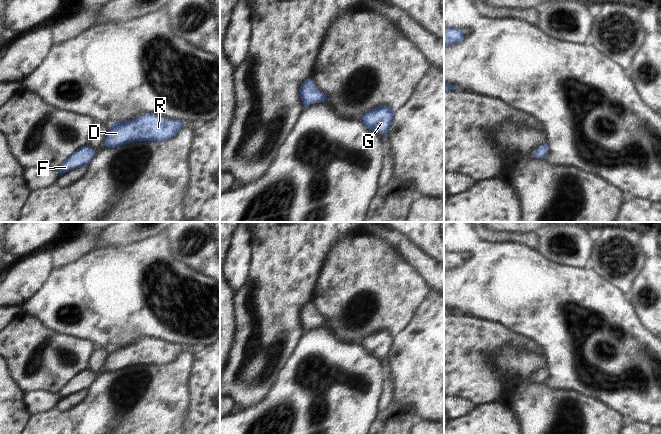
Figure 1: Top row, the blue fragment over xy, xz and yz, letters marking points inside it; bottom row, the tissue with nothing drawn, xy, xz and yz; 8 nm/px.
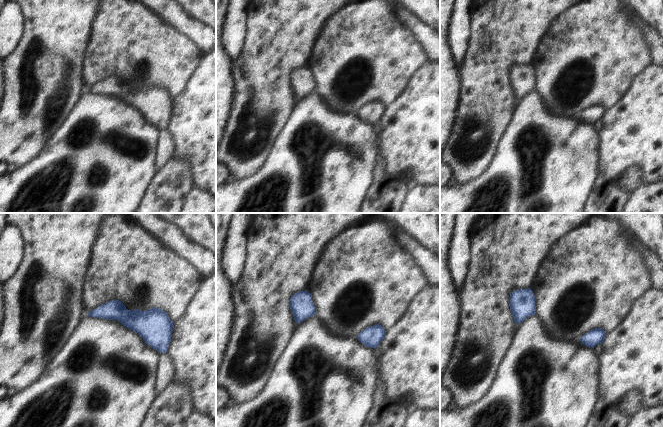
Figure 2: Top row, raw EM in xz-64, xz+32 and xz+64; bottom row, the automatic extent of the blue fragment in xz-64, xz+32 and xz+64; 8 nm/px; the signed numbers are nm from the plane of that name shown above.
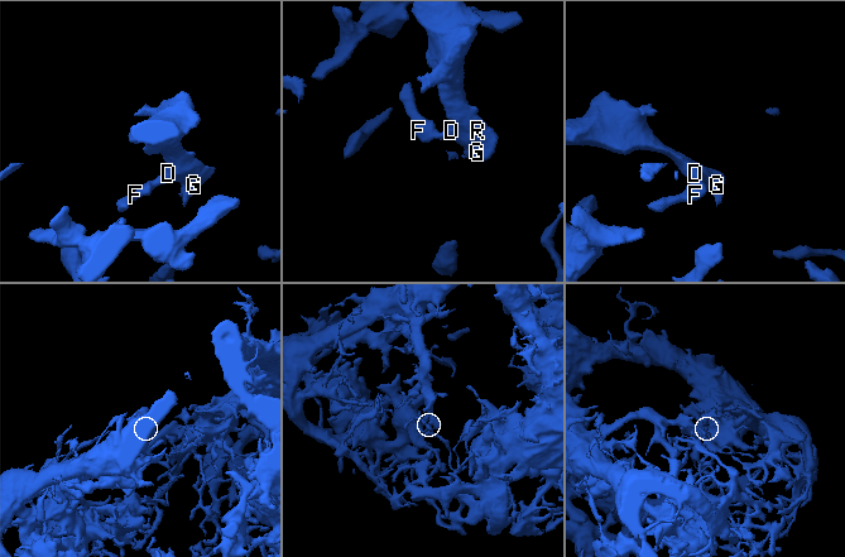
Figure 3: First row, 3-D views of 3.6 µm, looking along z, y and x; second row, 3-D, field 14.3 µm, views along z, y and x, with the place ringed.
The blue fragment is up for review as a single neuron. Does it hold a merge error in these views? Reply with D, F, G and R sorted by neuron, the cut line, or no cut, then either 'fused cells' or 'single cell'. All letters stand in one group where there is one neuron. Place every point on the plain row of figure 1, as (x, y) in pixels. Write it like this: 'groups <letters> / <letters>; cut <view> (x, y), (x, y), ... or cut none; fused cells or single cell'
groups D F G R; cut none; single cell

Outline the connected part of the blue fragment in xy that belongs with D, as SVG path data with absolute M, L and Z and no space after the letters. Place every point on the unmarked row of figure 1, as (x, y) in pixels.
M144 338L133 344L112 347L104 364L106 371L115 372L137 365L162 366L171 363L185 348L155 338Z

